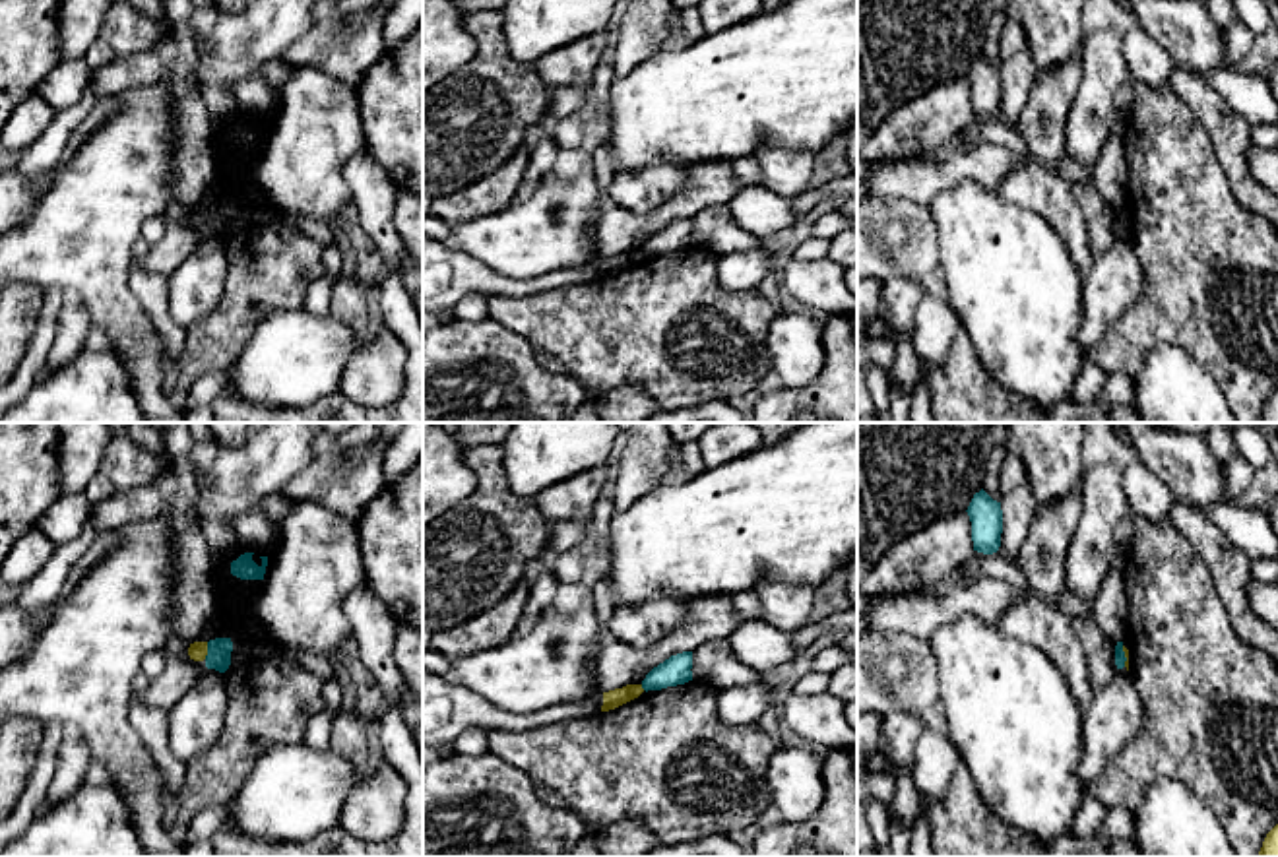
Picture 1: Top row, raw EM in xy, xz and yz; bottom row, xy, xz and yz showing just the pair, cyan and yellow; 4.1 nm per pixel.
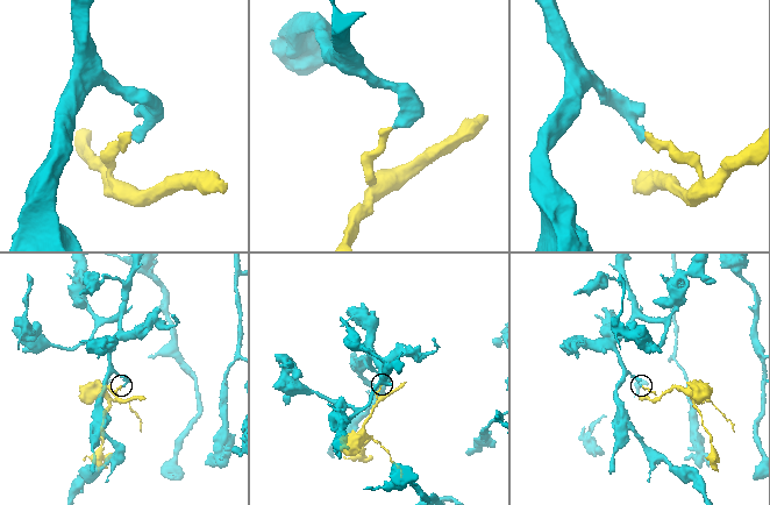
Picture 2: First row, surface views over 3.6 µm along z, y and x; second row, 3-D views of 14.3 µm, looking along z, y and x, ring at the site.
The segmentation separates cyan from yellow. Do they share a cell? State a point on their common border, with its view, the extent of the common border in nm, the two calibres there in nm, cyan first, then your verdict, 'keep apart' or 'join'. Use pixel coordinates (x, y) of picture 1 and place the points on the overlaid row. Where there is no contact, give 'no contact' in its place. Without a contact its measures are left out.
meets cyan in xy at (208, 650); contact 70 nm long; 100 nm thick on the cyan side, 80 nm on the other; keep apart

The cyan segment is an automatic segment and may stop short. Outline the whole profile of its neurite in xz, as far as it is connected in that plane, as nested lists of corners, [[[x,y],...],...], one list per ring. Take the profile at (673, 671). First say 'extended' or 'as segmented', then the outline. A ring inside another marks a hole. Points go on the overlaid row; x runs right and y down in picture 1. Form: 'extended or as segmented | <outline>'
as segmented | [[[692,651],[671,655],[646,675],[646,679],[642,681],[642,688],[648,692],[685,684],[692,681],[690,669],[692,669]]]

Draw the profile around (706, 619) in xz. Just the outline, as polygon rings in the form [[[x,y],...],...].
[[[727,595],[688,599],[683,605],[687,609],[683,622],[654,646],[634,648],[613,638],[603,644],[597,657],[601,692],[642,684],[646,675],[671,655],[729,638],[745,620]]]

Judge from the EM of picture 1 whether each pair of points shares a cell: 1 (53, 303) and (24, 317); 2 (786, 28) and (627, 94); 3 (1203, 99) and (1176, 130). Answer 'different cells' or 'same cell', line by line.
1: different cells
2: same cell
3: different cells

